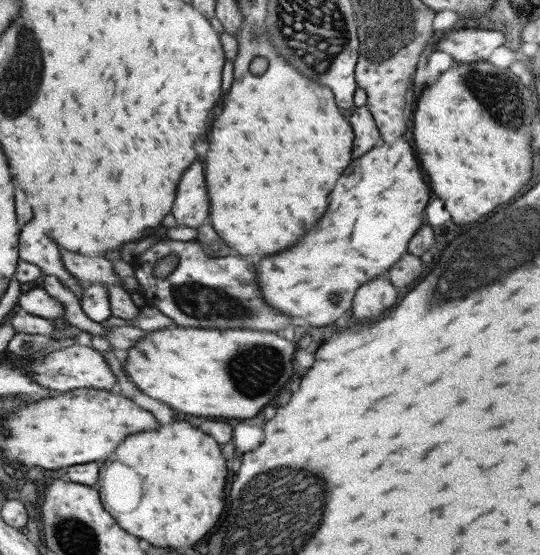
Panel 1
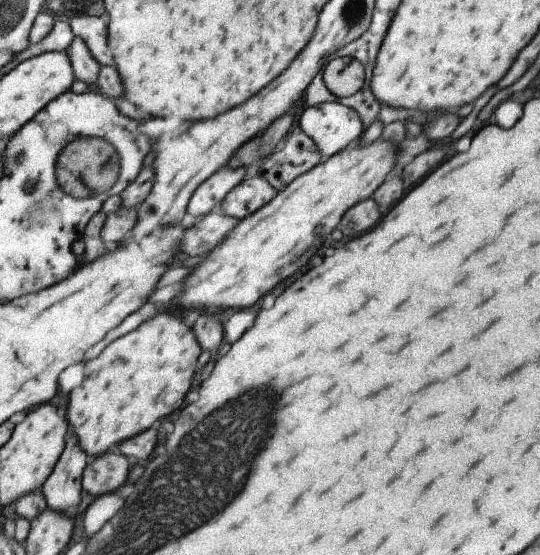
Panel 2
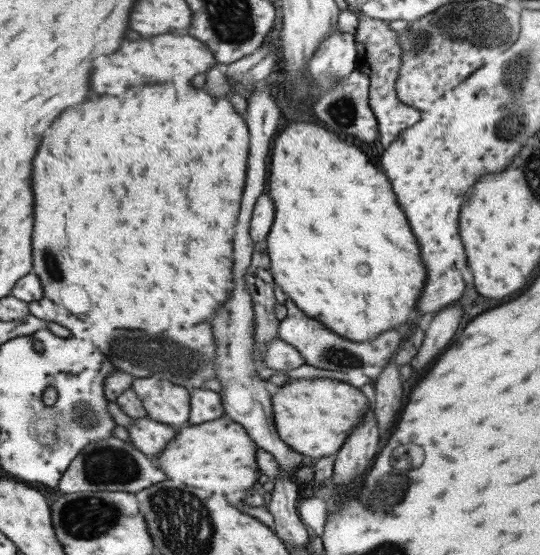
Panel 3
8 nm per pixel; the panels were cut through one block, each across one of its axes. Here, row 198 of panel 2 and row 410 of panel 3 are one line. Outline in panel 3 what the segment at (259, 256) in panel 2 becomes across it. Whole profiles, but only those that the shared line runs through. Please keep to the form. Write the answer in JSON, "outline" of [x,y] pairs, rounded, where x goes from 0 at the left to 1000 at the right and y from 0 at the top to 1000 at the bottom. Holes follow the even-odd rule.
{"outline":[[[598,681],[543,683],[520,697],[509,697],[502,708],[502,726],[507,764],[513,768],[519,787],[537,807],[556,818],[576,822],[581,829],[596,822],[622,818],[631,804],[652,786],[652,777],[672,759],[672,746],[685,735],[685,726],[663,697],[656,697],[635,686]]]}

